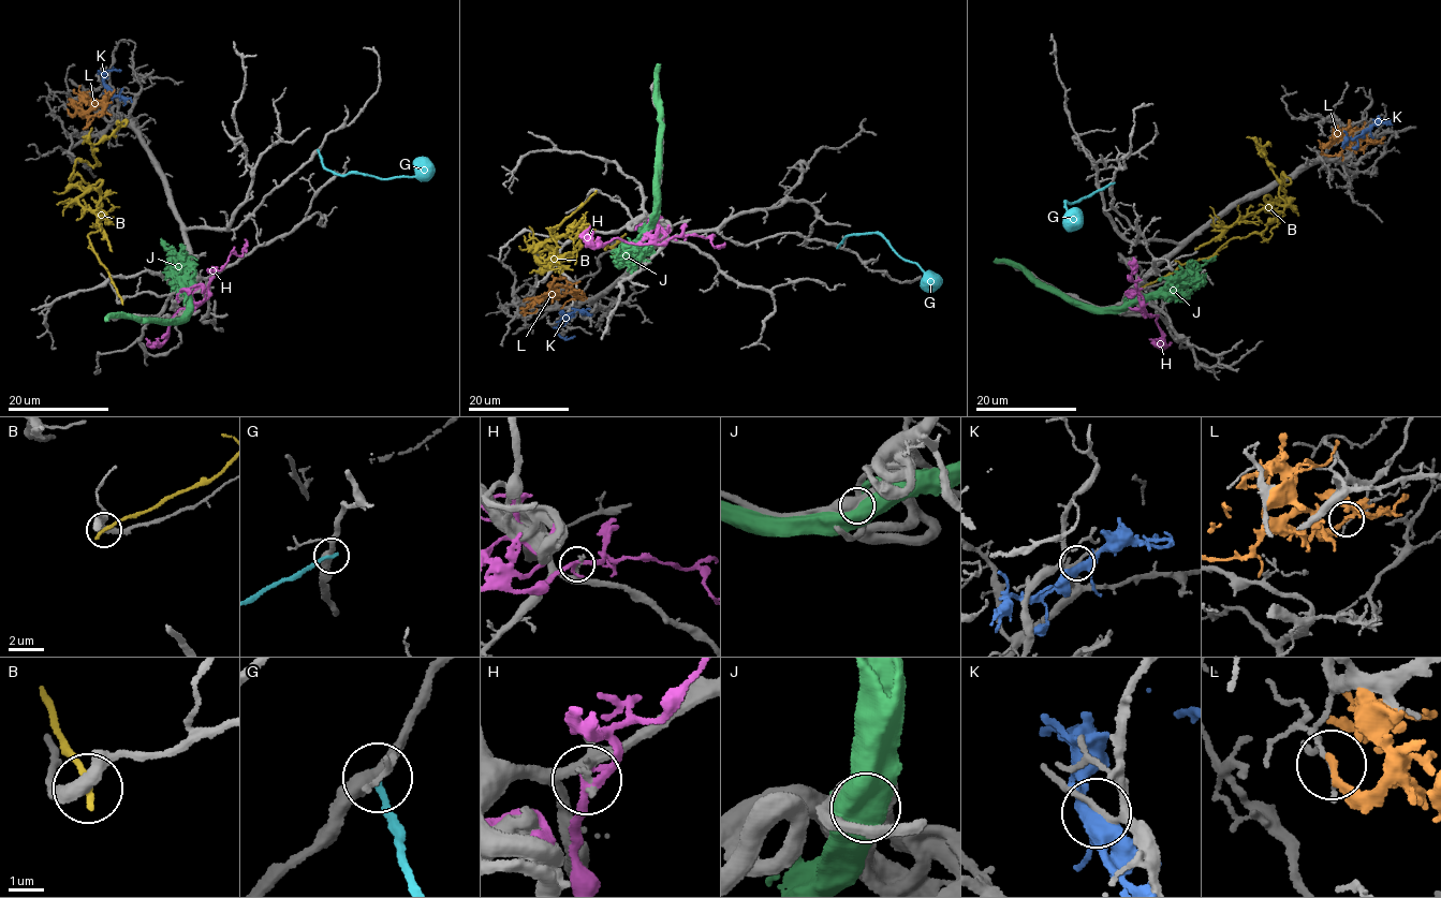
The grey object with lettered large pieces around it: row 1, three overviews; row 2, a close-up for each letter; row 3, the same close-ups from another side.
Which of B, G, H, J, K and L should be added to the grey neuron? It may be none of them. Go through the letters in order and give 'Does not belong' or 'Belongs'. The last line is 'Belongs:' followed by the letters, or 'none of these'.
B: Does not belong
G: Does not belong
H: Does not belong
J: Does not belong
K: Does not belong
L: Does not belong
Belongs: none of these

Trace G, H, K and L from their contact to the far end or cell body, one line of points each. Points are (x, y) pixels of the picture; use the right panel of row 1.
G: (1113, 183), (1072, 203), (1064, 202), (1067, 217), (1062, 219), (1065, 222), (1069, 216), (1079, 218)
H: (1138, 289), (1143, 308), (1149, 315), (1158, 314), (1157, 323), (1166, 346), (1149, 339)
K: (1367, 128), (1387, 121), (1392, 123), (1384, 122)
L: (1366, 144), (1359, 147), (1354, 142), (1346, 144), (1344, 138), (1335, 138), (1347, 137), (1350, 148)

